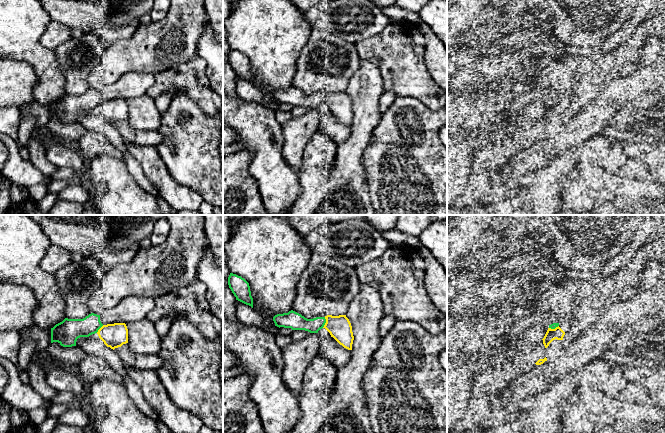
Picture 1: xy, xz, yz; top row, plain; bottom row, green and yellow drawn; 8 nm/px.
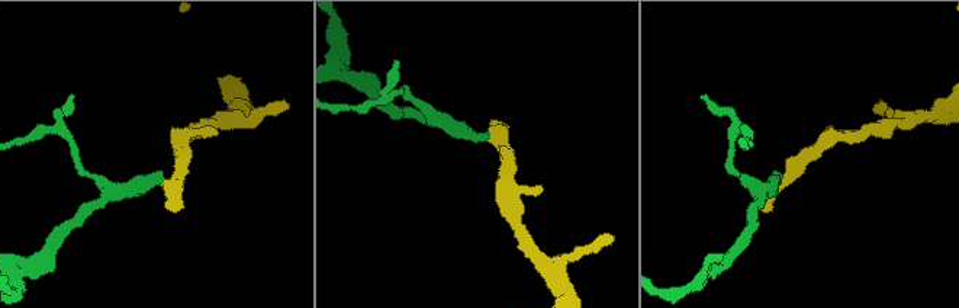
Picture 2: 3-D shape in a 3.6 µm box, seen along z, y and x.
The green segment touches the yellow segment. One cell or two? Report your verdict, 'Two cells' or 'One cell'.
Two cells

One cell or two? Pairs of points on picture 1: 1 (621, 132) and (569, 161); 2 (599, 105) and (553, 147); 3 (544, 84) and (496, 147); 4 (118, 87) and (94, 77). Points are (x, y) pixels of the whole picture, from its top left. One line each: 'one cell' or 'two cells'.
1: two cells
2: one cell
3: one cell
4: two cells

